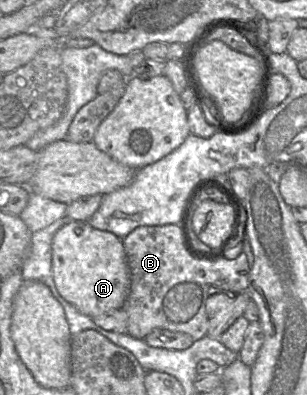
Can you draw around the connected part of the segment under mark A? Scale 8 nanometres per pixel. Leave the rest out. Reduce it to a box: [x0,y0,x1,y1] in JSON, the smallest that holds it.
[52,220,130,317]

